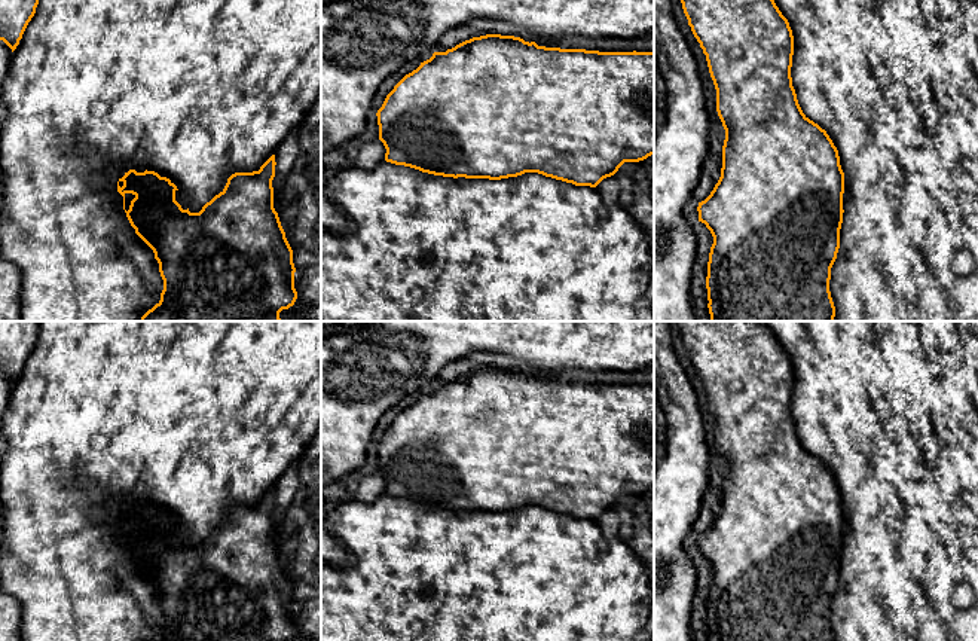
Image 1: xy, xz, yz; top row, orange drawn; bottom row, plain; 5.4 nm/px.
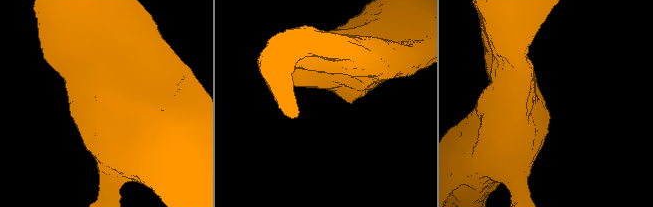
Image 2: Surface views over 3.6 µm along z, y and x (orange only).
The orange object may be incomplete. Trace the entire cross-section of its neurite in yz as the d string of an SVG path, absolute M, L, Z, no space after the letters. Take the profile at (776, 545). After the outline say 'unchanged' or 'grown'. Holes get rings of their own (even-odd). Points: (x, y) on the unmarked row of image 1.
M676 321L676 324L688 358L706 388L709 406L716 422L716 445L725 463L721 510L710 528L697 540L699 555L705 556L713 570L706 610L707 641L835 641L829 625L829 613L831 601L840 582L840 562L844 546L844 506L840 498L838 483L826 464L810 454L798 437L791 410L794 369L788 352L762 321Z; unchanged

